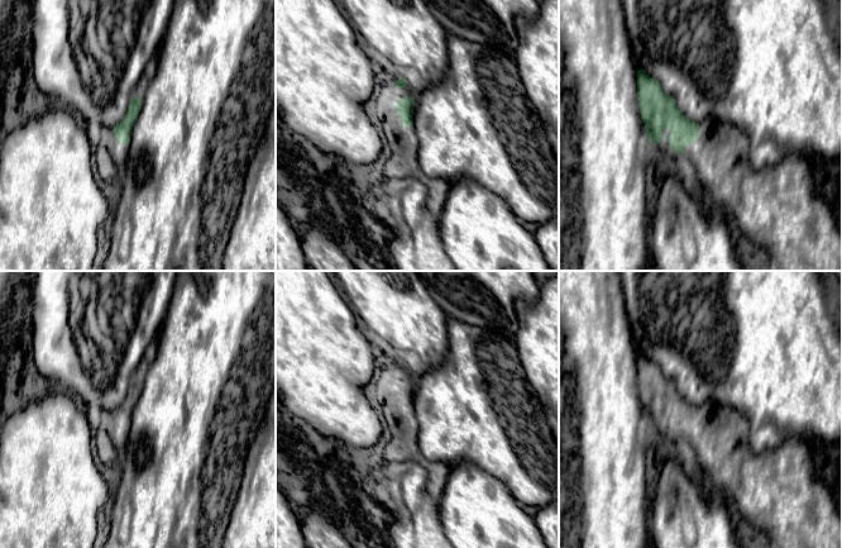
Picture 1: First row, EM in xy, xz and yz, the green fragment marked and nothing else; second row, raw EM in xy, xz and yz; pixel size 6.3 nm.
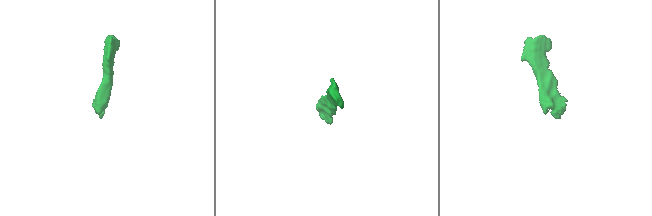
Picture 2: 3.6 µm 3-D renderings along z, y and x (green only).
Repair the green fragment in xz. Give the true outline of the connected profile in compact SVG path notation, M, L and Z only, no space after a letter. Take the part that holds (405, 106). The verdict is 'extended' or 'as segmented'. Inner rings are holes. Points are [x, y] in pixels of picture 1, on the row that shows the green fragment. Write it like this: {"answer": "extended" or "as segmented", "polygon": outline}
{"answer": "extended", "polygon": "M411 96L387 106L386 115L379 123L387 154L379 162L378 175L386 180L413 177L421 181L429 190L426 206L435 218L439 218L451 184L427 177L417 163L418 138L412 121L413 104Z"}

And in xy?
{"answer": "extended", "polygon": "M135 96L123 118L114 125L105 128L105 132L96 142L97 163L101 166L101 175L109 178L115 186L119 185L130 146L131 128L139 115L142 99Z"}

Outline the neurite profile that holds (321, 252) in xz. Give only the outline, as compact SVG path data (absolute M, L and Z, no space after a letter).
M284 202L295 219L305 261L315 271L358 271L330 232L316 224L292 202Z

